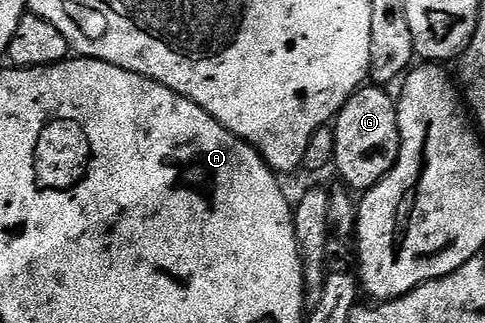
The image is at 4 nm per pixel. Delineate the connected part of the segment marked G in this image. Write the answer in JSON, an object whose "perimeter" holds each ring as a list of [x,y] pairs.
{"perimeter":[[[362,87],[351,94],[345,106],[337,112],[332,126],[335,135],[333,165],[350,190],[364,191],[375,187],[397,162],[401,150],[397,101],[385,93],[388,92],[381,87]]]}

